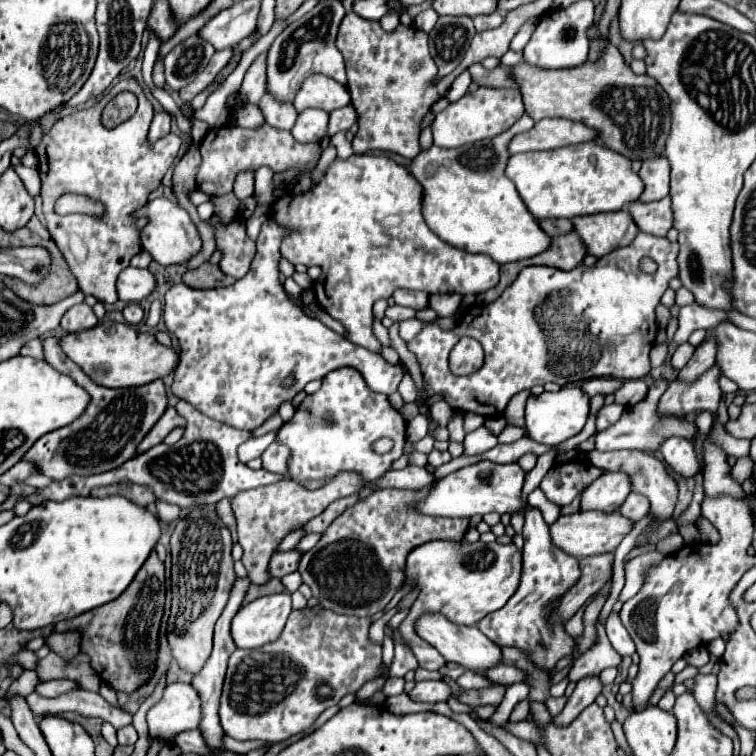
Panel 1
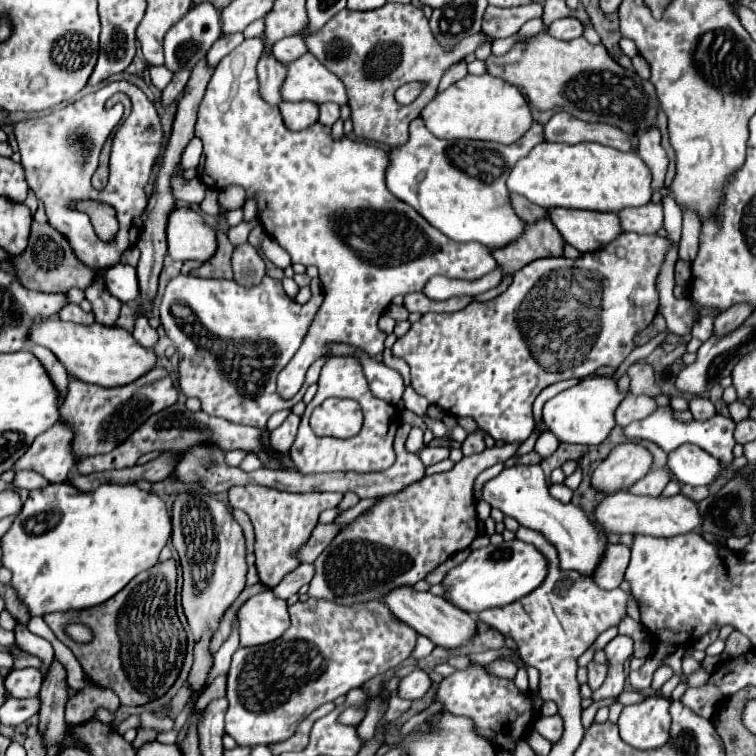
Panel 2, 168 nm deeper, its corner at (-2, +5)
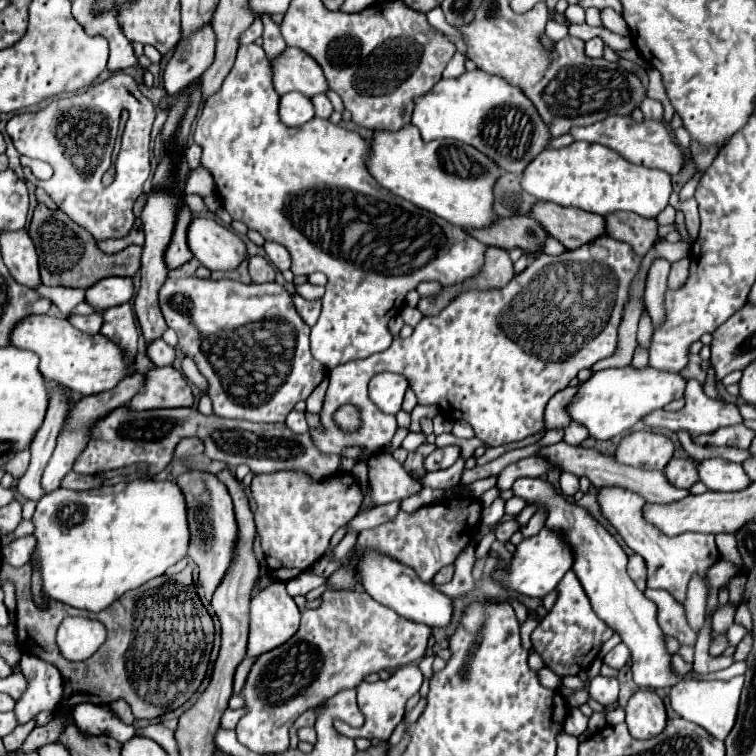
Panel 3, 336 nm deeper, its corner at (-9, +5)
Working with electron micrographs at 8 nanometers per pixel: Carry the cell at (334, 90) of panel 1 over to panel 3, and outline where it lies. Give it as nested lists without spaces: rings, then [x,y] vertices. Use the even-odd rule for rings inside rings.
[[[286,48],[286,54],[280,54],[272,64],[272,82],[274,82],[274,90],[278,94],[286,94],[286,92],[302,92],[304,96],[314,96],[314,94],[324,94],[328,90],[326,78],[322,68],[318,66],[318,62],[314,62],[312,56],[308,56],[306,52],[298,50],[298,48]]]

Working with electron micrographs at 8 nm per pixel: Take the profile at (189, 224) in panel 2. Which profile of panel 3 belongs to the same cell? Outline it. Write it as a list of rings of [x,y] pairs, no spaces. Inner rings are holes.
[[[196,216],[188,226],[188,246],[208,270],[234,270],[246,260],[246,244],[214,218]]]

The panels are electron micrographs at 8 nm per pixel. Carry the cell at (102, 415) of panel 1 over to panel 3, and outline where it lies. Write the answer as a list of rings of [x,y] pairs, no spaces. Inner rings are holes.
[[[172,366],[150,370],[144,388],[130,400],[132,410],[180,406],[194,406],[194,400],[186,378]]]

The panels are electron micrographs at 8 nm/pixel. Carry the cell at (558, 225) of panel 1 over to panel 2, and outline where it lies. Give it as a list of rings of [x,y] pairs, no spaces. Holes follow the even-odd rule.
[[[511,194],[511,202],[513,202],[513,208],[515,212],[527,222],[539,222],[539,220],[545,220],[547,218],[547,210],[543,210],[541,206],[535,206],[531,202],[527,202],[527,198],[519,196],[519,194]]]

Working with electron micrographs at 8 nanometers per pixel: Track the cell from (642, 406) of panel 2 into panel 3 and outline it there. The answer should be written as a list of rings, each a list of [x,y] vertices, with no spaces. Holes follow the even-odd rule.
[[[688,379],[686,384],[686,406],[678,412],[666,412],[666,410],[654,410],[652,414],[648,414],[648,418],[644,418],[644,422],[652,428],[668,428],[672,432],[678,430],[686,430],[690,434],[690,438],[694,440],[696,436],[702,434],[712,434],[718,428],[724,426],[734,426],[734,424],[742,424],[742,416],[738,410],[738,404],[728,402],[728,400],[712,400],[704,394],[702,384],[694,379]]]

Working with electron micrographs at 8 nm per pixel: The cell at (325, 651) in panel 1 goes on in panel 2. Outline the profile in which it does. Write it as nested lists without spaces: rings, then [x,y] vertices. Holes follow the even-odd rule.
[[[309,598],[307,602],[289,606],[289,616],[291,626],[283,632],[281,638],[263,646],[239,648],[233,654],[227,674],[229,710],[225,716],[225,732],[239,746],[253,748],[257,744],[273,744],[291,738],[297,726],[321,704],[333,702],[353,688],[361,688],[373,676],[385,674],[387,670],[393,670],[403,660],[407,660],[417,640],[417,632],[411,626],[395,620],[389,608],[379,600],[341,606],[337,602]],[[279,680],[295,680],[295,686],[277,686]]]

